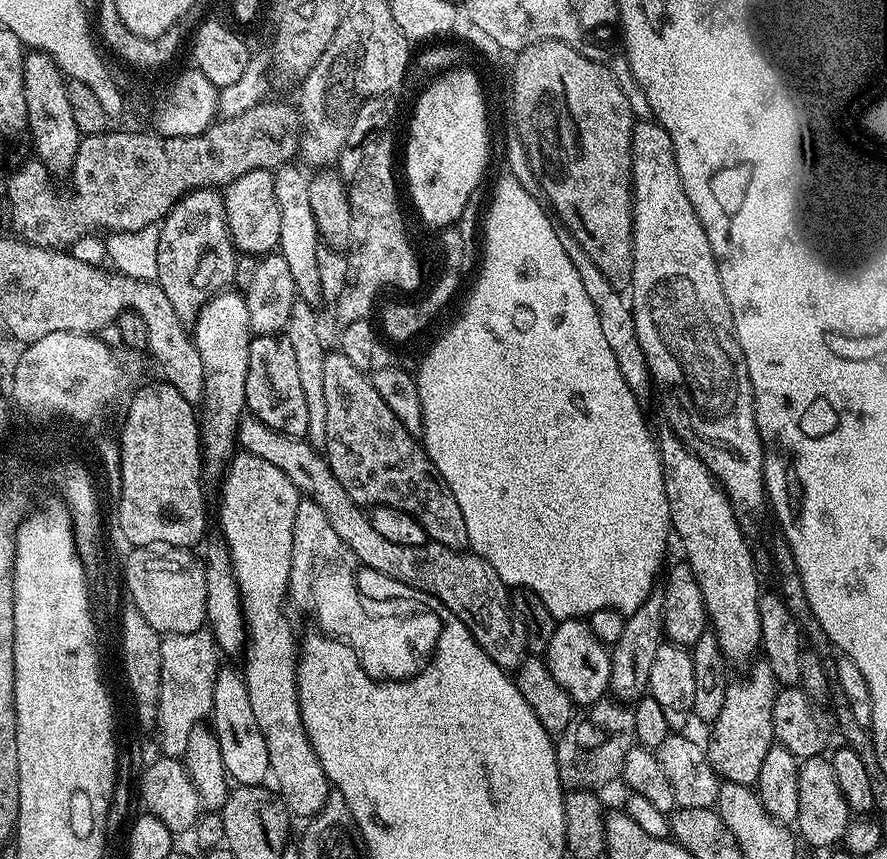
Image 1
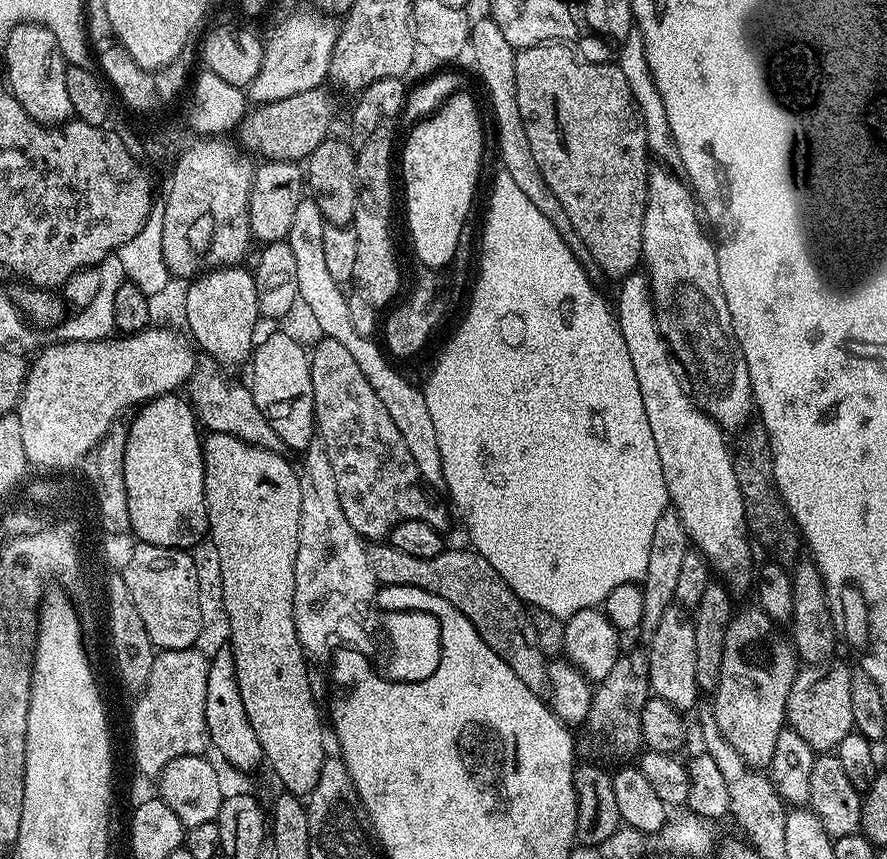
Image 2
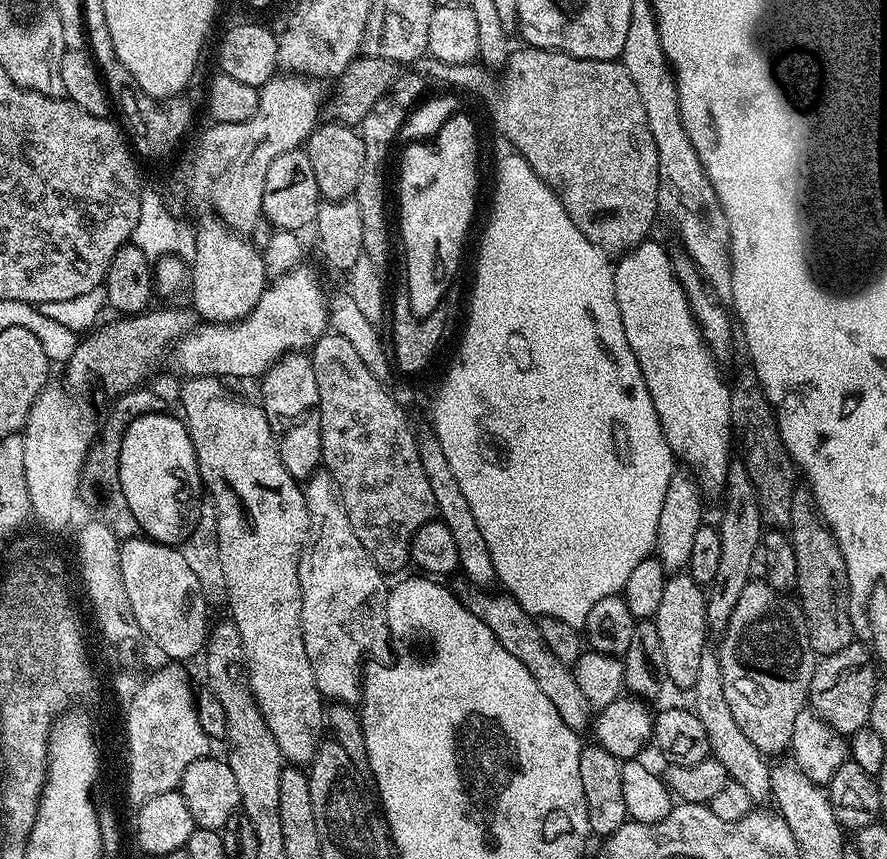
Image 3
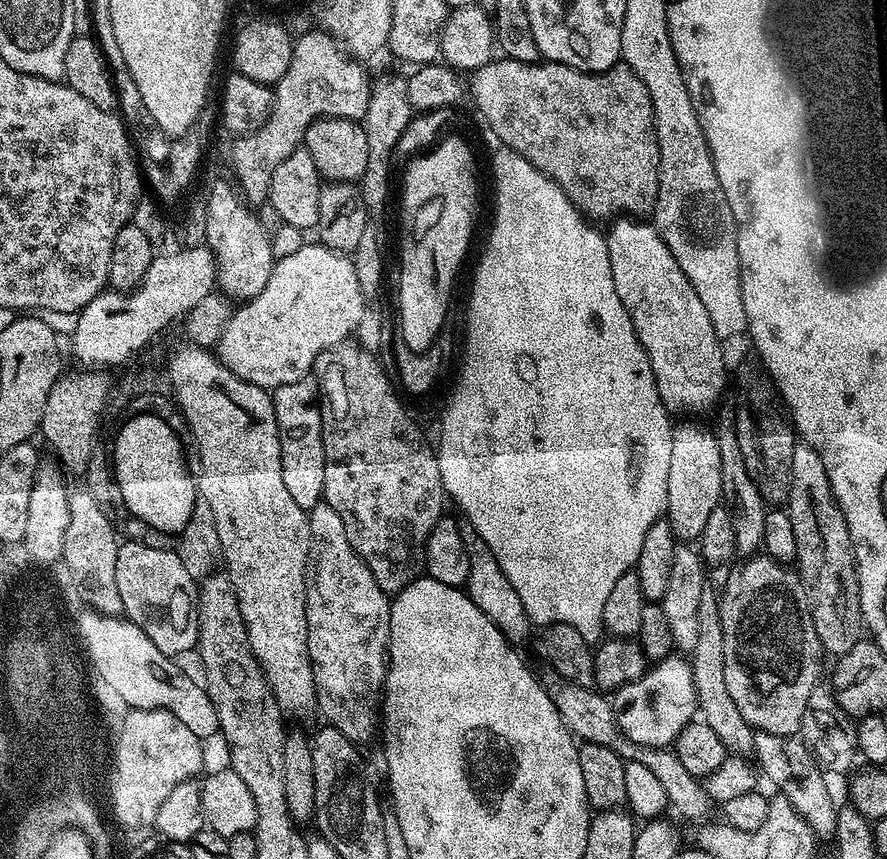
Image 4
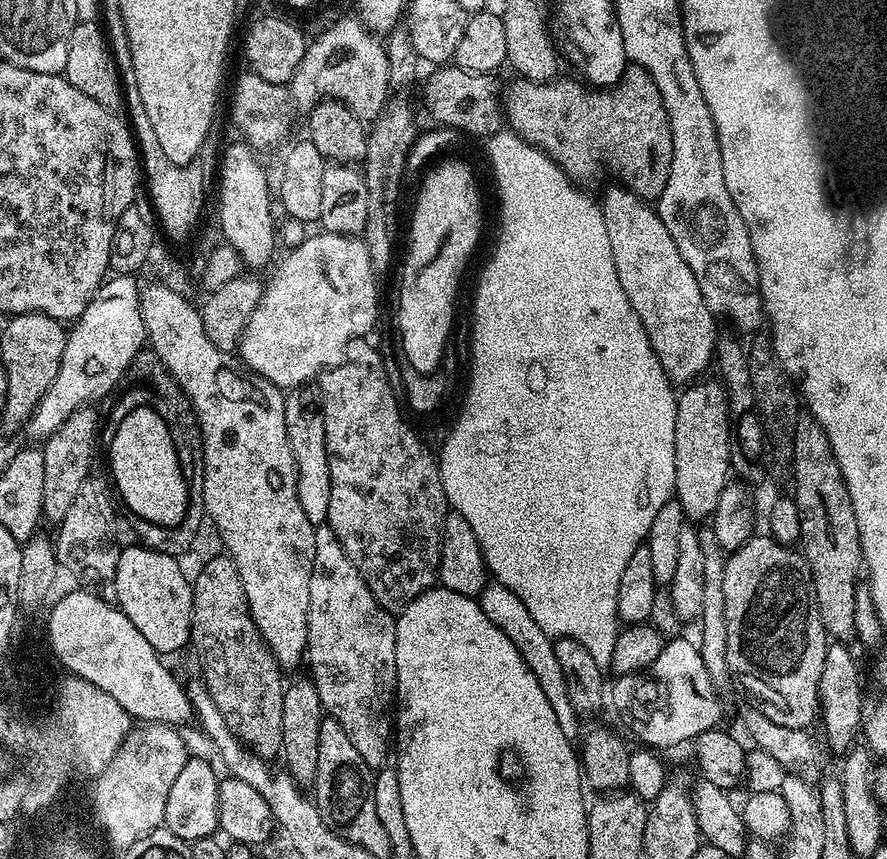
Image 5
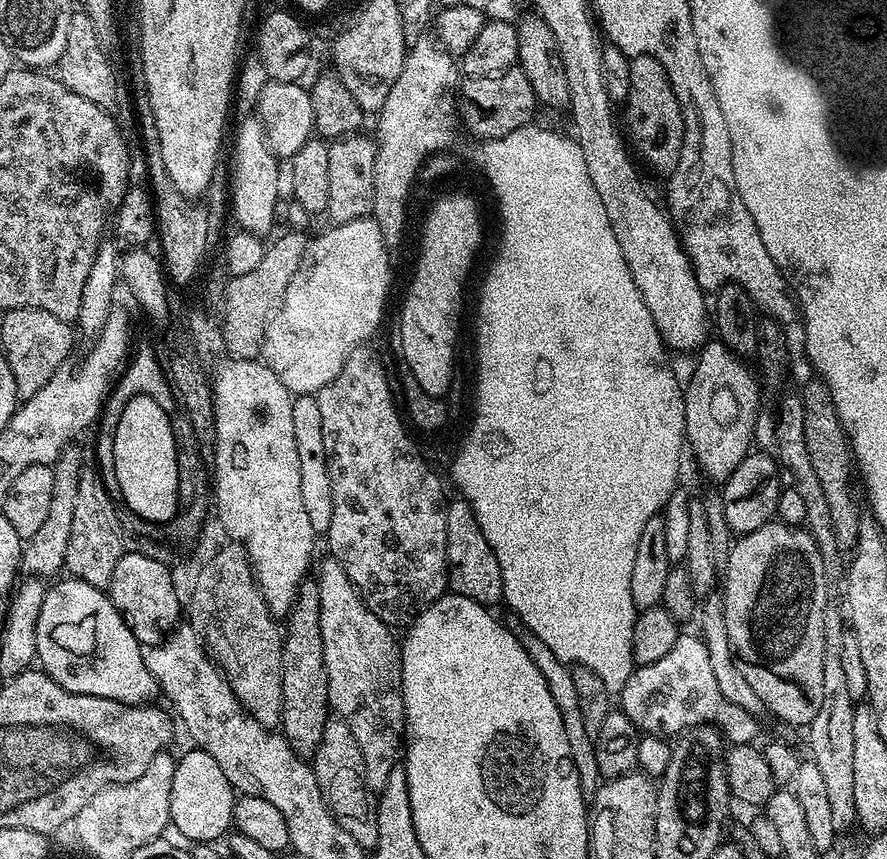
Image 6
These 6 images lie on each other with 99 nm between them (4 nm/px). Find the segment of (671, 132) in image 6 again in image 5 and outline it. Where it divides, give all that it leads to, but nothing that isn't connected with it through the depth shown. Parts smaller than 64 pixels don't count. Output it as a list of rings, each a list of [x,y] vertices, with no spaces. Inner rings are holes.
[[[629,63],[622,78],[618,78],[618,82],[609,88],[585,86],[579,79],[560,79],[553,78],[544,83],[514,79],[502,96],[502,111],[507,127],[523,140],[529,140],[535,148],[544,151],[573,182],[590,179],[599,170],[600,164],[605,164],[620,179],[617,181],[635,196],[645,202],[659,200],[670,174],[673,140],[670,122],[666,118],[666,106],[662,103],[658,86],[654,86],[654,78],[650,78],[642,66]]]

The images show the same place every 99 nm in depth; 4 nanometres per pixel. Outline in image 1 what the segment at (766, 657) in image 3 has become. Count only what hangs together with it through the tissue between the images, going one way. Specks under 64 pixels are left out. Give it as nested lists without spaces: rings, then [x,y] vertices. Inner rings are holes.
[[[757,659],[752,666],[744,680],[733,679],[729,683],[722,710],[711,725],[712,741],[706,744],[708,762],[721,781],[749,786],[755,785],[758,773],[762,771],[762,761],[766,759],[766,750],[774,743],[772,703],[778,691],[774,672],[765,659]]]

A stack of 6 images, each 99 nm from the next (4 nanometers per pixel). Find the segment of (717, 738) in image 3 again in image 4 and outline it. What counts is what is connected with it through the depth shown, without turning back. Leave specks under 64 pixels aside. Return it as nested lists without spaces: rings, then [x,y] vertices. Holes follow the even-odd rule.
[[[712,586],[704,587],[702,602],[698,602],[698,643],[690,653],[690,663],[699,703],[698,712],[703,723],[708,724],[710,730],[714,730],[714,734],[718,734],[718,738],[722,738],[722,742],[728,747],[729,753],[751,753],[754,746],[754,729],[746,722],[746,718],[742,718],[742,710],[738,710],[734,698],[730,698],[730,690],[726,686],[726,642],[722,639],[722,618],[720,617],[718,592],[717,589],[715,592]]]

